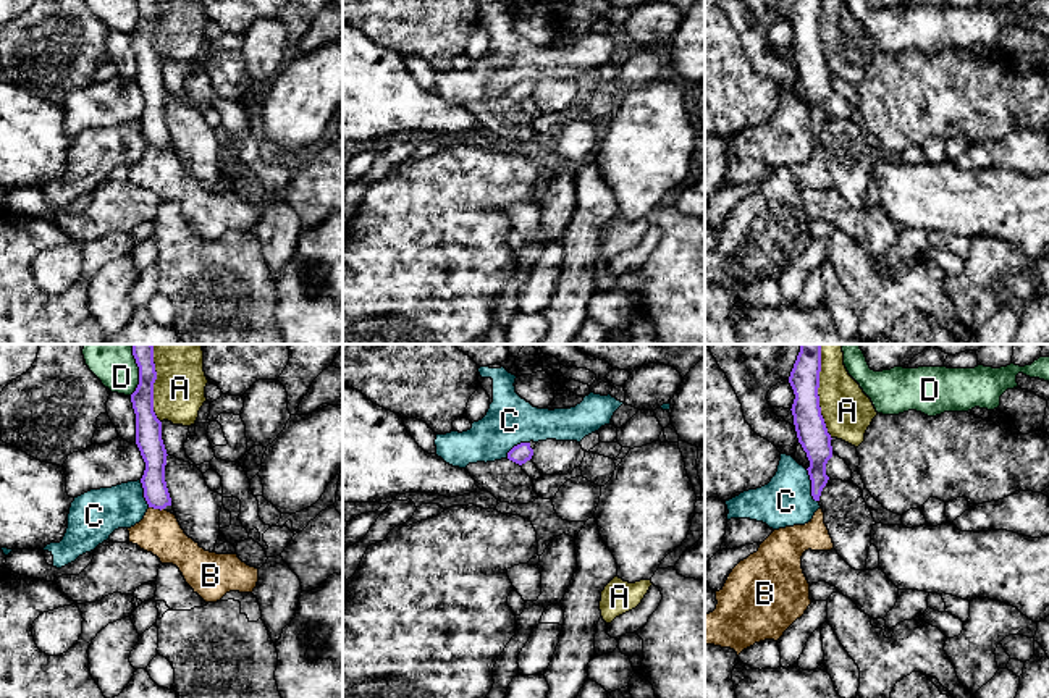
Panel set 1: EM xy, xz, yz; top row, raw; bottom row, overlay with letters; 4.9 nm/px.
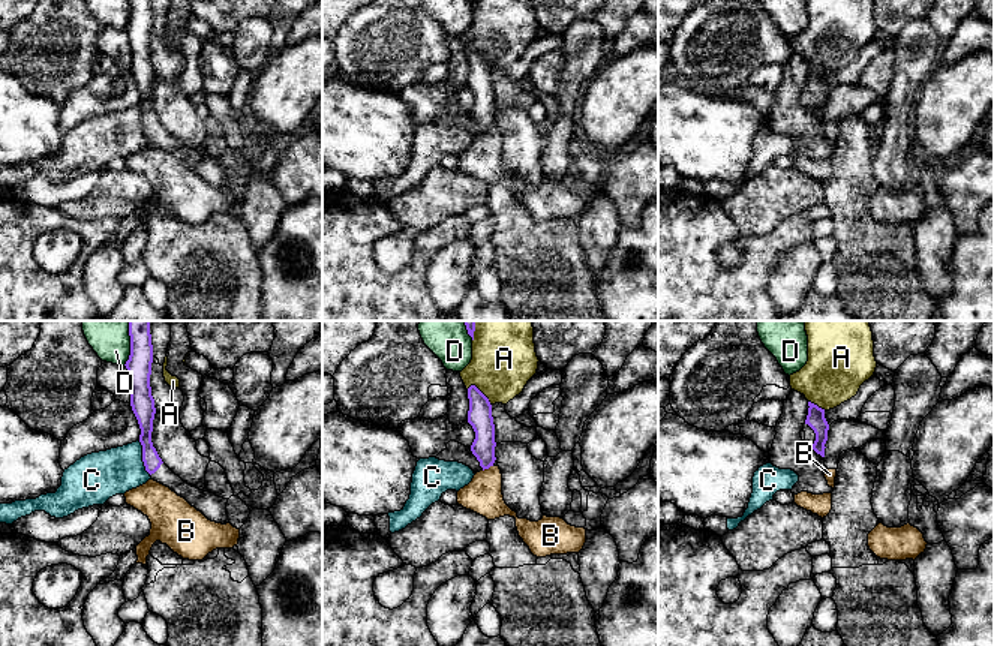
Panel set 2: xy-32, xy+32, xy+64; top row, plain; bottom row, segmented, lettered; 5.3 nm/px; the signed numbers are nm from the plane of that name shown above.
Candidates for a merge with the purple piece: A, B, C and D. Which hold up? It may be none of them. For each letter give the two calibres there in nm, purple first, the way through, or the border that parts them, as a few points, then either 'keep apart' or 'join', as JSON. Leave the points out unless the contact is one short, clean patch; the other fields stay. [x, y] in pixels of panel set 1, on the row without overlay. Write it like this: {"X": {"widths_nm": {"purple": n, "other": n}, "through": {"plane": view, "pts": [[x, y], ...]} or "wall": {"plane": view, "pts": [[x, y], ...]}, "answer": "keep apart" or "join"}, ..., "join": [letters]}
{"A": {"widths_nm": {"purple": 150, "other": 240}, "answer": "keep apart"}, "B": {"widths_nm": {"purple": 120, "other": 220}, "wall": {"plane": "xy", "pts": [[149, 144], [164, 147]]}, "answer": "keep apart"}, "C": {"widths_nm": {"purple": 150, "other": 260}, "wall": {"plane": "yz", "pts": [[805, 107], [810, 117], [810, 133], [817, 139]]}, "answer": "keep apart"}, "D": {"widths_nm": {"purple": 130, "other": 160}, "answer": "keep apart"}, "join": []}

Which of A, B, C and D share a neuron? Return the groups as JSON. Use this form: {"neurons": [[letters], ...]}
{"neurons": [["A"], ["B"], ["C"], ["D"]]}

